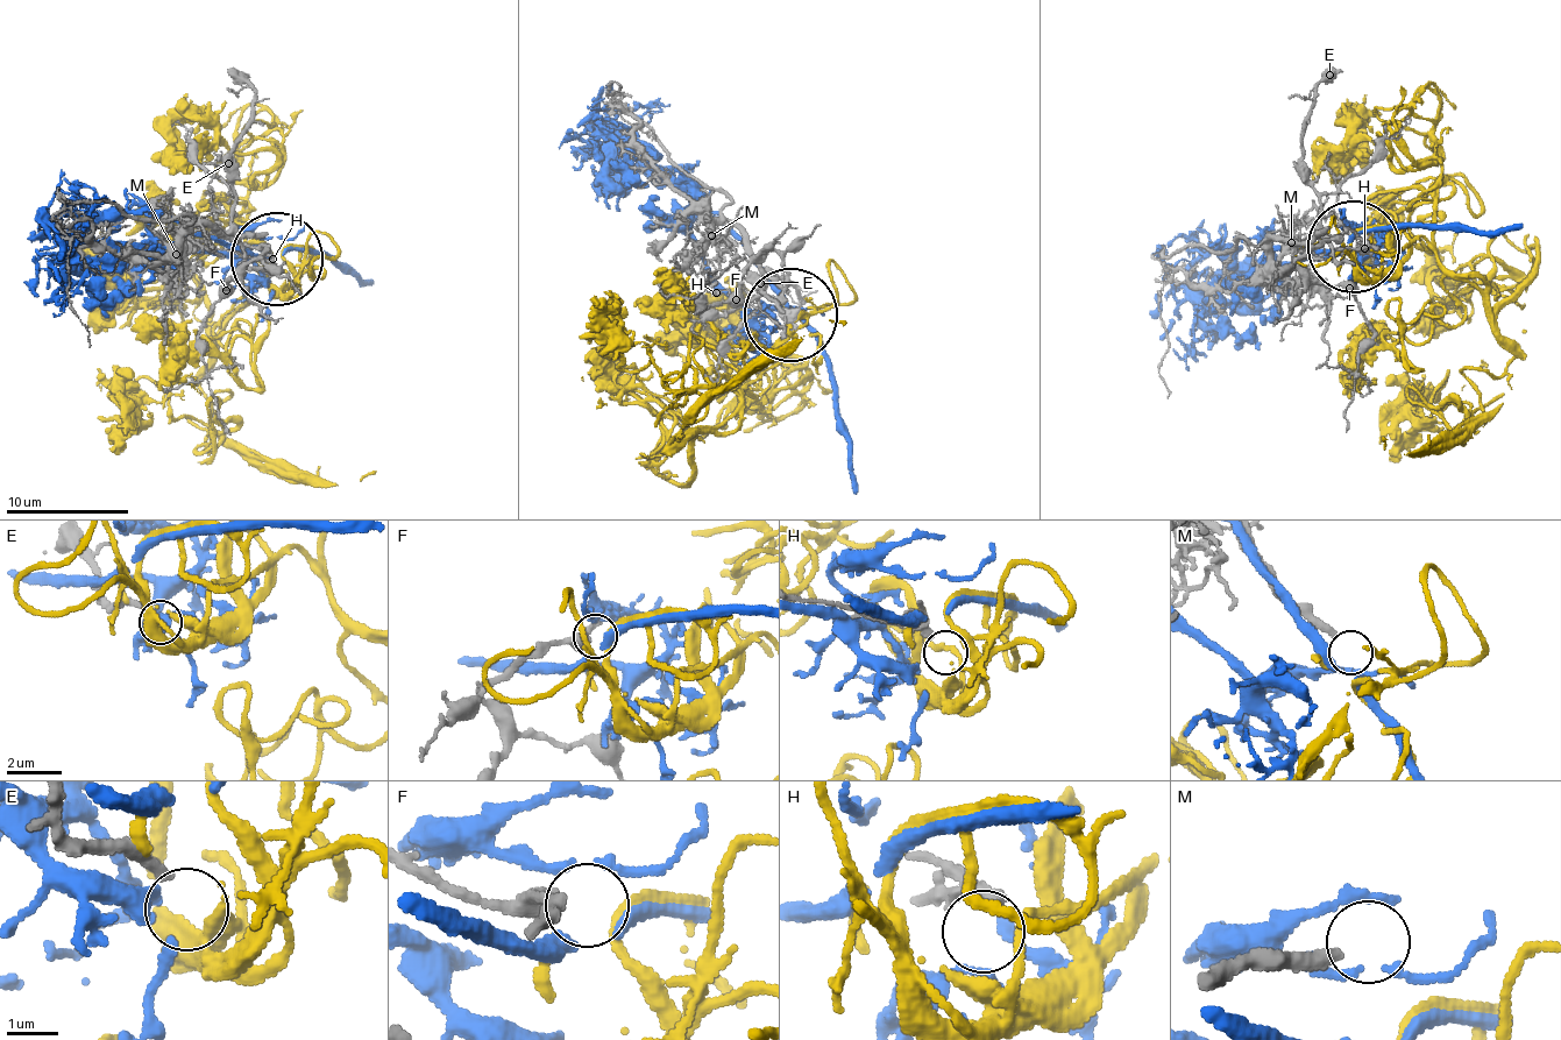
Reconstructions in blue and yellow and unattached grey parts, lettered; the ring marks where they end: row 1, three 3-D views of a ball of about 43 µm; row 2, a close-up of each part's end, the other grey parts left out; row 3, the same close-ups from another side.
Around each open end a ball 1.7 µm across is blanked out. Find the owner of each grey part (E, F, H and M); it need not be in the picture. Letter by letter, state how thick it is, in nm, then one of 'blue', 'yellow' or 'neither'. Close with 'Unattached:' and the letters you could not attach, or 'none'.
E: calibre 220 nm; neither
F: calibre 320 nm; neither
H: calibre 280 nm; neither
M: calibre 280 nm; neither
Unattached: E, F, H, M

